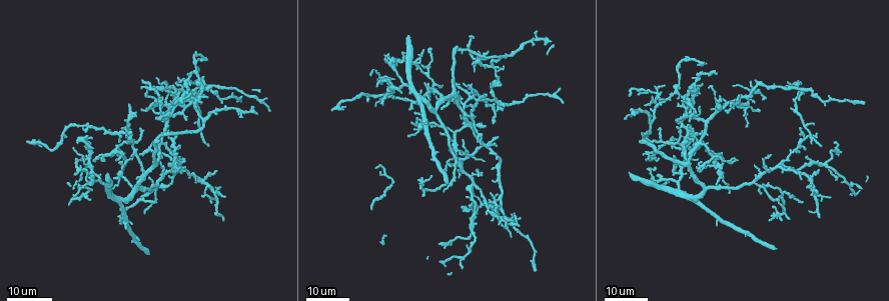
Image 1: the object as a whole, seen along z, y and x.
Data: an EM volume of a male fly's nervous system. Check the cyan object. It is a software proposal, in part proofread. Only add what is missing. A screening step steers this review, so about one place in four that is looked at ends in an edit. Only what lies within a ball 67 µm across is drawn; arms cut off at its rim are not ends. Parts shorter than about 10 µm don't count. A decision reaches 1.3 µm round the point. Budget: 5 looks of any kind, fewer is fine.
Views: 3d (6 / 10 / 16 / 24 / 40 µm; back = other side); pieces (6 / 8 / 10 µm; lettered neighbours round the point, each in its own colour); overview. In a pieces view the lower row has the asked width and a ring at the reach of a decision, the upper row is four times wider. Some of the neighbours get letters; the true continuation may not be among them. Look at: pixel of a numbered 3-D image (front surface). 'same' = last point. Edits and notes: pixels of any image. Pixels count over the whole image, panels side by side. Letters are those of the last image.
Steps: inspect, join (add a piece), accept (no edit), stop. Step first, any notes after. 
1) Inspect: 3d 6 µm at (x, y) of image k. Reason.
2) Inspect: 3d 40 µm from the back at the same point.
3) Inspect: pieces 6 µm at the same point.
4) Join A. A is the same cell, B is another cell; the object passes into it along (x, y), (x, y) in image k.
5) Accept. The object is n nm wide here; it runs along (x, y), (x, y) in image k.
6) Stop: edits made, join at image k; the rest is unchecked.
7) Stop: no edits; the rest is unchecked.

Inspect: 3d 16 µm at (702, 83) of image 1. Tapers out.

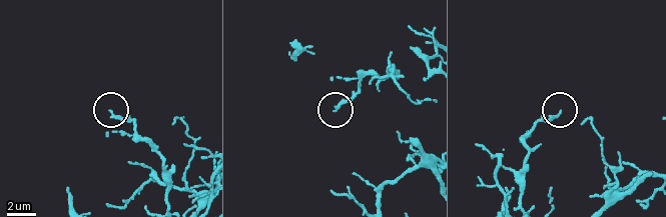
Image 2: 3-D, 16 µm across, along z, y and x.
Inspect: pieces 6 µm at (336, 112) of image 2.

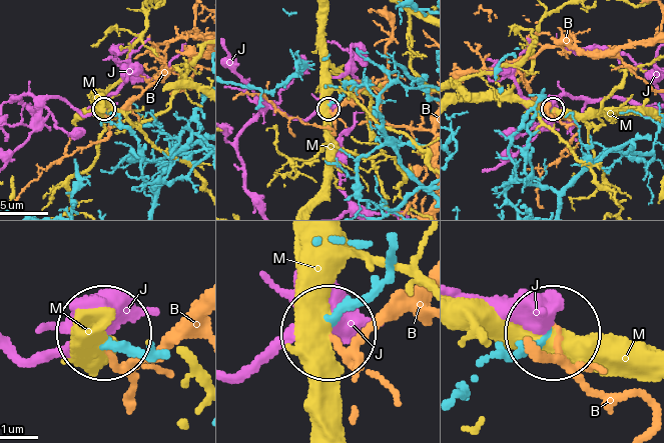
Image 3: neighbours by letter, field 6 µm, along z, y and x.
Accept. B, J and M are other cells; it runs along (498, 357), (543, 338) in image 3; no lettered piece goes on from it.

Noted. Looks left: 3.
Inspect: 3d 16 µm at (680, 131) of image 1. Tapers out.

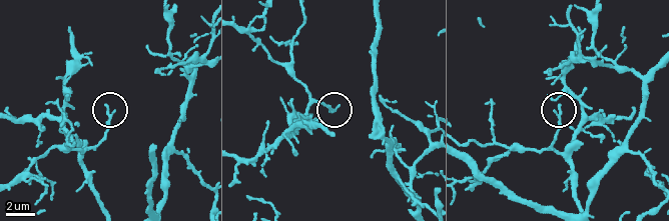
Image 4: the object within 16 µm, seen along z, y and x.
Inspect: pieces 10 µm at (108, 106) of image 4. What lies round it.

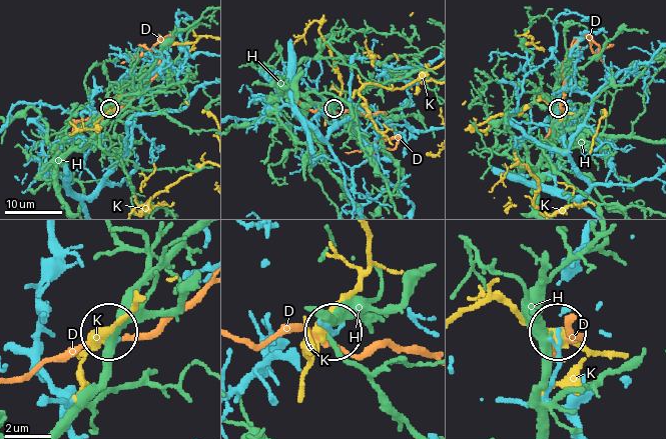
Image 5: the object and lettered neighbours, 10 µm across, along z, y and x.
Accept. D, H and K are other cells; no lettered piece goes on from it.

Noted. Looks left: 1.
Stop: no edits; the rest is unchecked.

